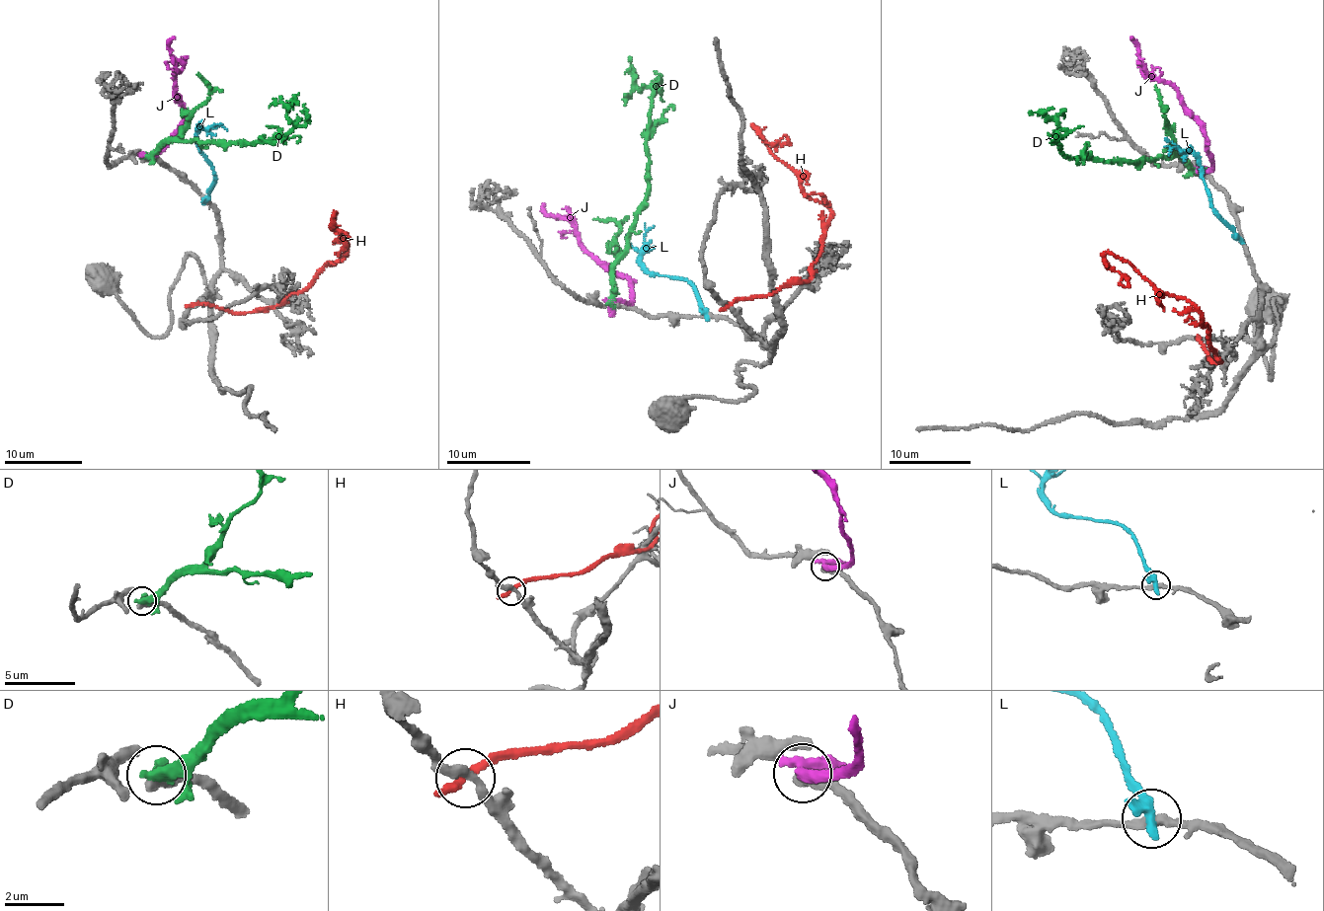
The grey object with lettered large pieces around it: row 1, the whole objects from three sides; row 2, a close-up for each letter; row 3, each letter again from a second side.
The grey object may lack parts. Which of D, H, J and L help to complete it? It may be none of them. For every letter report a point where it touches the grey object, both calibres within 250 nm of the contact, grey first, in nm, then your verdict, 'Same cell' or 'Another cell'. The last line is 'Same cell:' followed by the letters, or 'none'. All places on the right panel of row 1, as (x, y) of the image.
D: Touches grey at (1198, 171). Thickness 280 nm (grey) against 480 nm. Another cell
H: Touches grey at (1198, 337). Thickness 320 nm (grey) against 260 nm. Another cell
J: Touches grey at (1197, 171). Thickness 280 nm (grey) against 380 nm. Another cell
L: Touches grey at (1239, 240). Thickness 300 nm (grey) against 500 nm. Another cell
Same cell: none

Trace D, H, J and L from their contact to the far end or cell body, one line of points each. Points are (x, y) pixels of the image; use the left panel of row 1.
D: (144, 157), (172, 141), (273, 143), (293, 127), (287, 111), (298, 101)
H: (195, 304), (234, 312), (272, 308), (346, 253), (334, 213), (331, 225), (347, 239)
J: (145, 158), (158, 156), (180, 126), (183, 113), (175, 91), (175, 73), (178, 73), (170, 43), (175, 37)
L: (205, 200), (215, 182), (212, 166), (199, 149), (196, 134), (217, 123), (227, 130)

